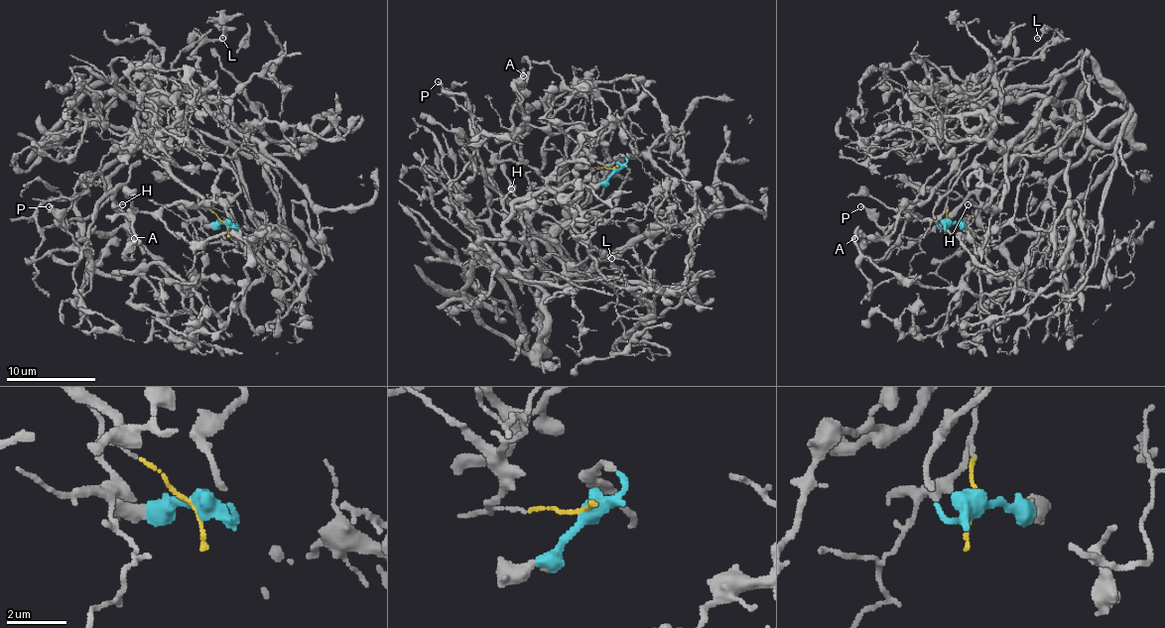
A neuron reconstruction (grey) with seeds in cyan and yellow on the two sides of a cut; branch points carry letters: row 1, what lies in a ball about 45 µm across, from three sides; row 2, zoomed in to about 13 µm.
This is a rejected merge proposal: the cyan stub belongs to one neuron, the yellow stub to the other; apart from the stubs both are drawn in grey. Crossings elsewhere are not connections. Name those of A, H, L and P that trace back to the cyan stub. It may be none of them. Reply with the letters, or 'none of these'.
A, L

